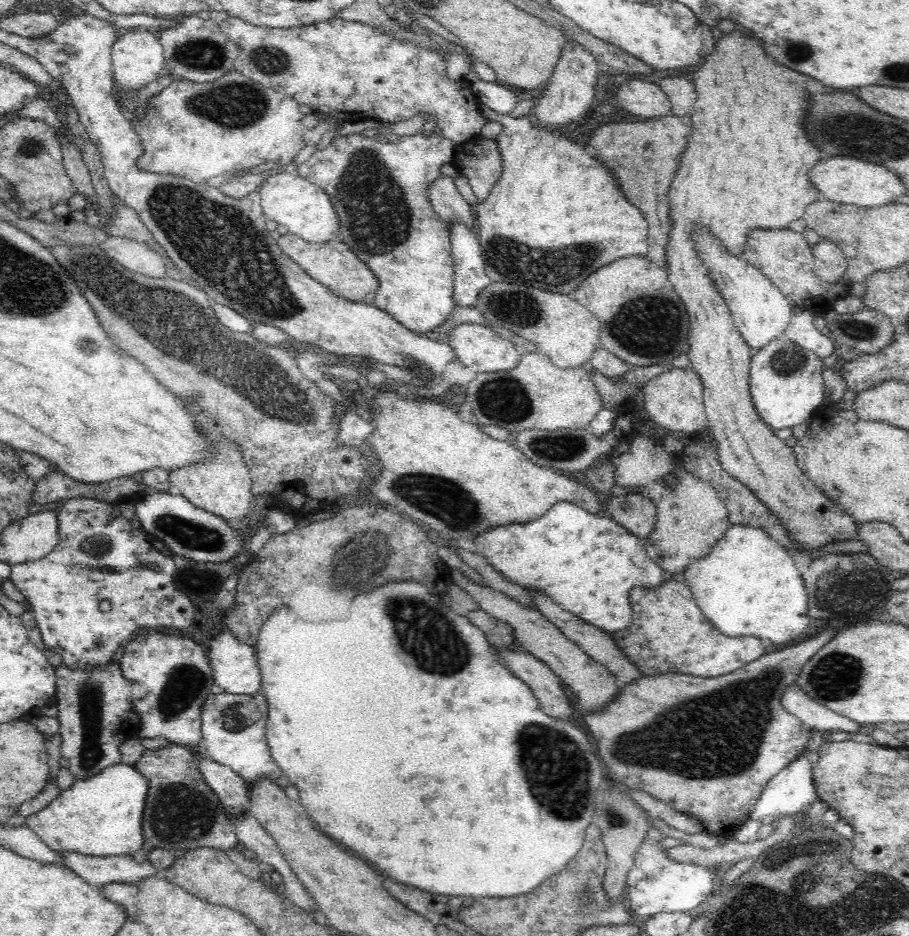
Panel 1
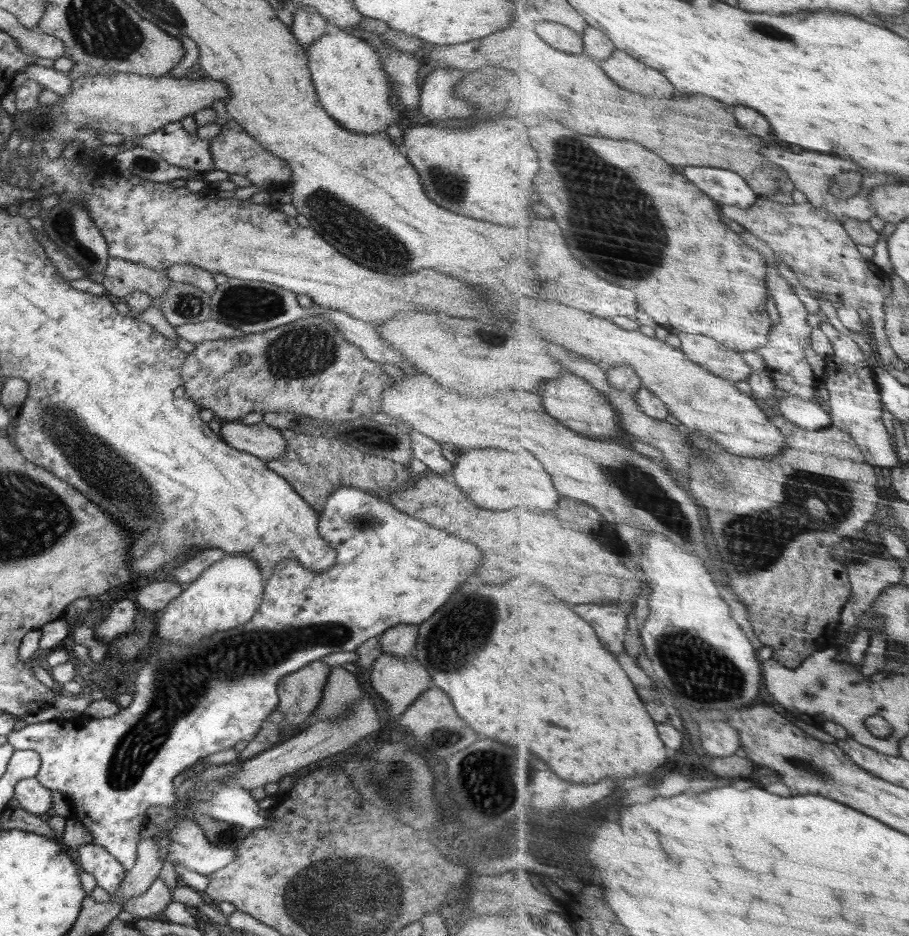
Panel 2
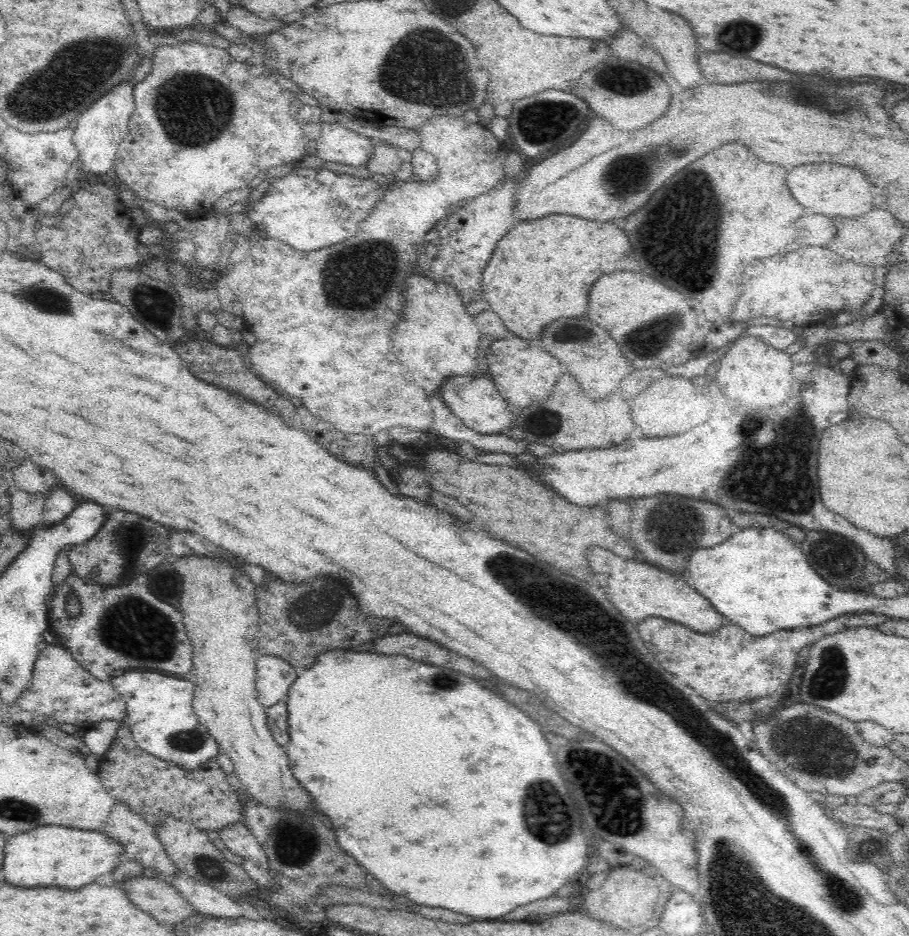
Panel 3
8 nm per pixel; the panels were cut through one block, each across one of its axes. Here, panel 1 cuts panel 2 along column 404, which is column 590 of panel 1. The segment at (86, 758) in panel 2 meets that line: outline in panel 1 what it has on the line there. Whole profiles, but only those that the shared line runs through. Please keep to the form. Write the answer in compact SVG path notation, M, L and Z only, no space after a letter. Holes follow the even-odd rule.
M566 500L556 502L544 516L536 518L534 522L514 522L512 526L508 524L482 532L469 546L473 552L484 555L484 559L488 559L488 563L508 577L511 583L522 588L528 587L532 591L544 592L544 595L558 602L564 611L576 614L588 624L611 634L631 625L633 611L630 606L630 590L636 586L660 586L666 579L664 569L648 556L639 537L614 519L588 512L578 504Z

